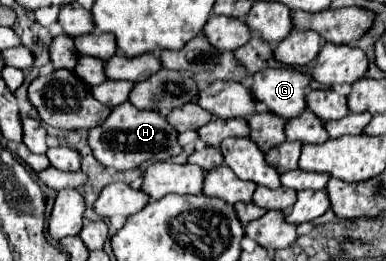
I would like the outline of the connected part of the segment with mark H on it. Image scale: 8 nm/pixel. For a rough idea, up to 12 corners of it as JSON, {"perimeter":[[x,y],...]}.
{"perimeter":[[125,101],[89,131],[113,171],[169,161],[183,147],[159,111]]}

